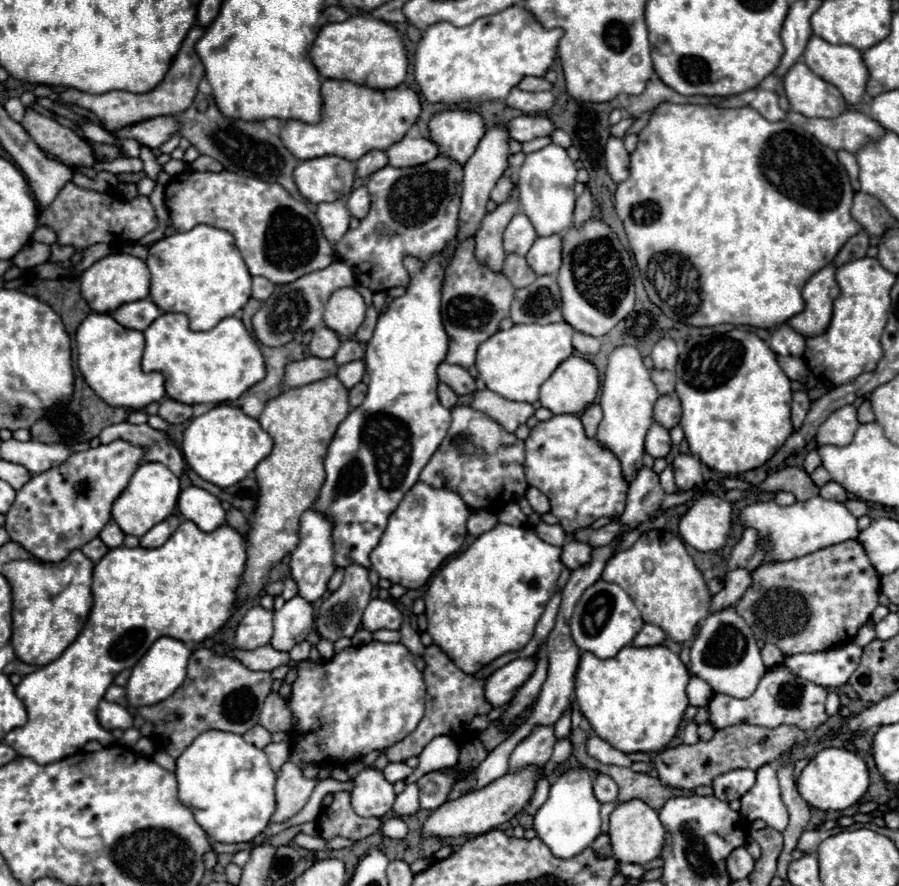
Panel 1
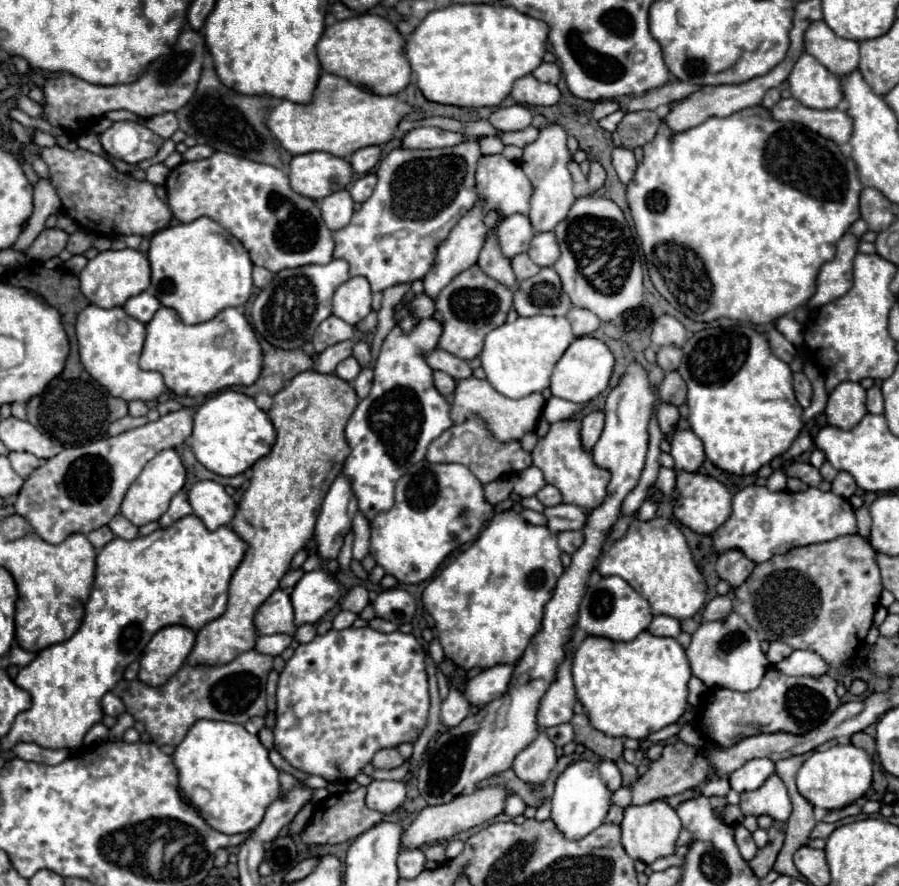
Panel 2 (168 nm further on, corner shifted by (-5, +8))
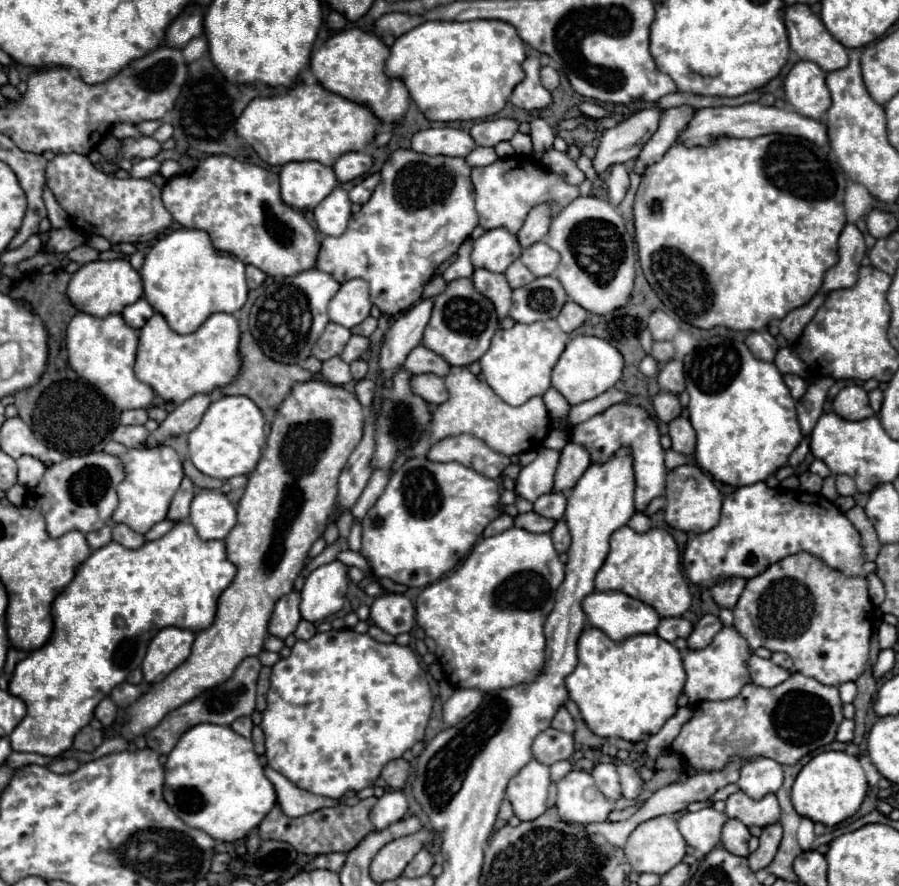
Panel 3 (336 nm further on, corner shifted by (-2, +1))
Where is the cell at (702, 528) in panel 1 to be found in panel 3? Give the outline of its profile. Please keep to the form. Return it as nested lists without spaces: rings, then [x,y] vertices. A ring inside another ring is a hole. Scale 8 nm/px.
[[[682,465],[668,473],[666,479],[666,523],[674,529],[686,533],[702,533],[710,531],[714,523],[718,523],[718,515],[722,509],[722,495],[714,487],[712,477],[706,475],[698,465]]]

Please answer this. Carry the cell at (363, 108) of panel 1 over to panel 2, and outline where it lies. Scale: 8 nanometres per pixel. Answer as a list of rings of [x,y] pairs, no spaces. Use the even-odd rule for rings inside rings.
[[[321,74],[311,104],[293,104],[283,100],[275,110],[269,112],[267,124],[275,138],[291,154],[307,152],[329,152],[333,156],[349,158],[355,150],[385,144],[393,138],[403,116],[411,112],[411,106],[399,96],[379,96],[365,88],[351,84],[349,80],[335,74]]]

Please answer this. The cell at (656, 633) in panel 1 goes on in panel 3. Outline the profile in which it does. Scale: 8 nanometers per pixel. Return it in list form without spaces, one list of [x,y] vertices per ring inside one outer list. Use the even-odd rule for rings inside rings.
[[[668,617],[668,619],[662,619],[660,621],[660,627],[658,627],[658,635],[662,637],[662,639],[666,639],[666,641],[676,641],[678,637],[688,637],[690,633],[692,633],[692,623],[688,621],[688,619],[684,619],[684,617]]]

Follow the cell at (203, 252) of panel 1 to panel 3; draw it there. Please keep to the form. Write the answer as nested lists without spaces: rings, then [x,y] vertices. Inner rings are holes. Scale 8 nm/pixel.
[[[176,229],[162,235],[148,251],[140,269],[146,301],[176,333],[194,333],[214,313],[234,313],[248,297],[244,263],[212,247],[206,231]]]

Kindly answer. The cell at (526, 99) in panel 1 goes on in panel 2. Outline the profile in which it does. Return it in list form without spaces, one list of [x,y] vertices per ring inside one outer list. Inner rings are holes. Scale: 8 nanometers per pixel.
[[[531,74],[519,78],[513,84],[511,96],[519,104],[531,104],[531,106],[555,106],[559,102],[559,88],[555,84],[543,84],[535,80]]]

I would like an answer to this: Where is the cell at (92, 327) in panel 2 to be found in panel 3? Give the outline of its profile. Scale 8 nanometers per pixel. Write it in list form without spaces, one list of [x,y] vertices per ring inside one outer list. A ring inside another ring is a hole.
[[[76,313],[68,323],[66,351],[70,367],[88,383],[98,387],[120,411],[150,407],[154,391],[136,379],[134,357],[138,347],[138,331],[128,327],[120,315],[94,317],[88,313]]]

